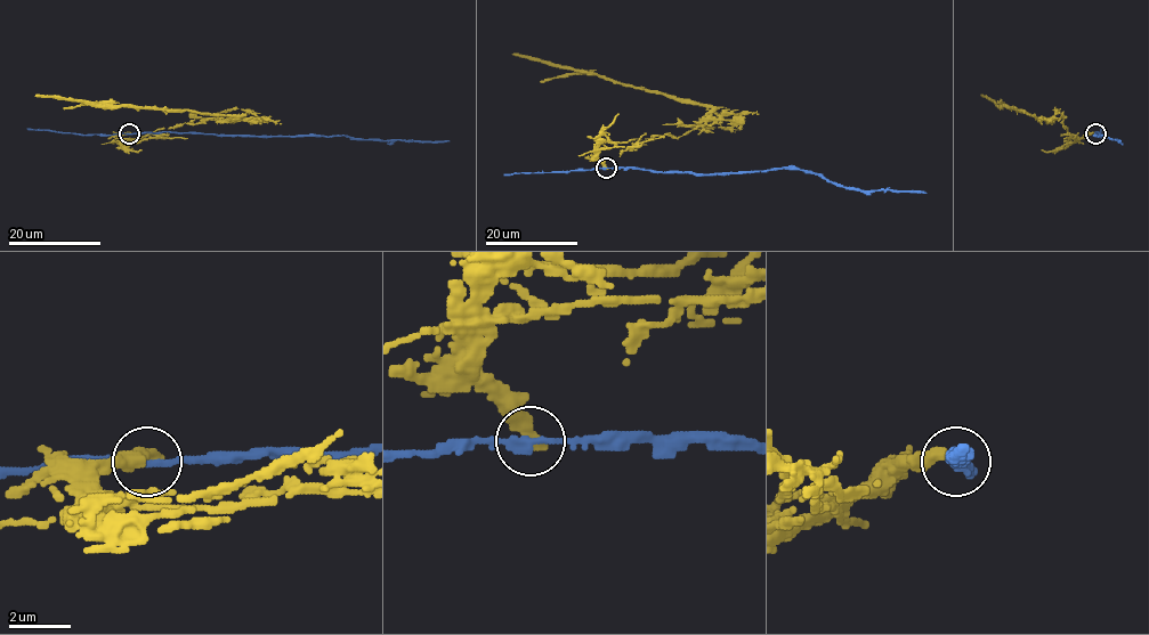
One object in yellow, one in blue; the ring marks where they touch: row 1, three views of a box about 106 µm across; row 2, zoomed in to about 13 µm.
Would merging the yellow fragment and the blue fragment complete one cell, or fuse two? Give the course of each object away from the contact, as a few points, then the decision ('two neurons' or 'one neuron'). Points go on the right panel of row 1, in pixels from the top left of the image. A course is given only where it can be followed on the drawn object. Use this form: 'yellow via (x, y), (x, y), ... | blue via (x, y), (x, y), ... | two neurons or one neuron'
yellow via (1095, 133), (1069, 139), (1062, 122), (1066, 117), (1036, 117), (981, 96) | blue via (1095, 133), (1121, 140) | two neurons

